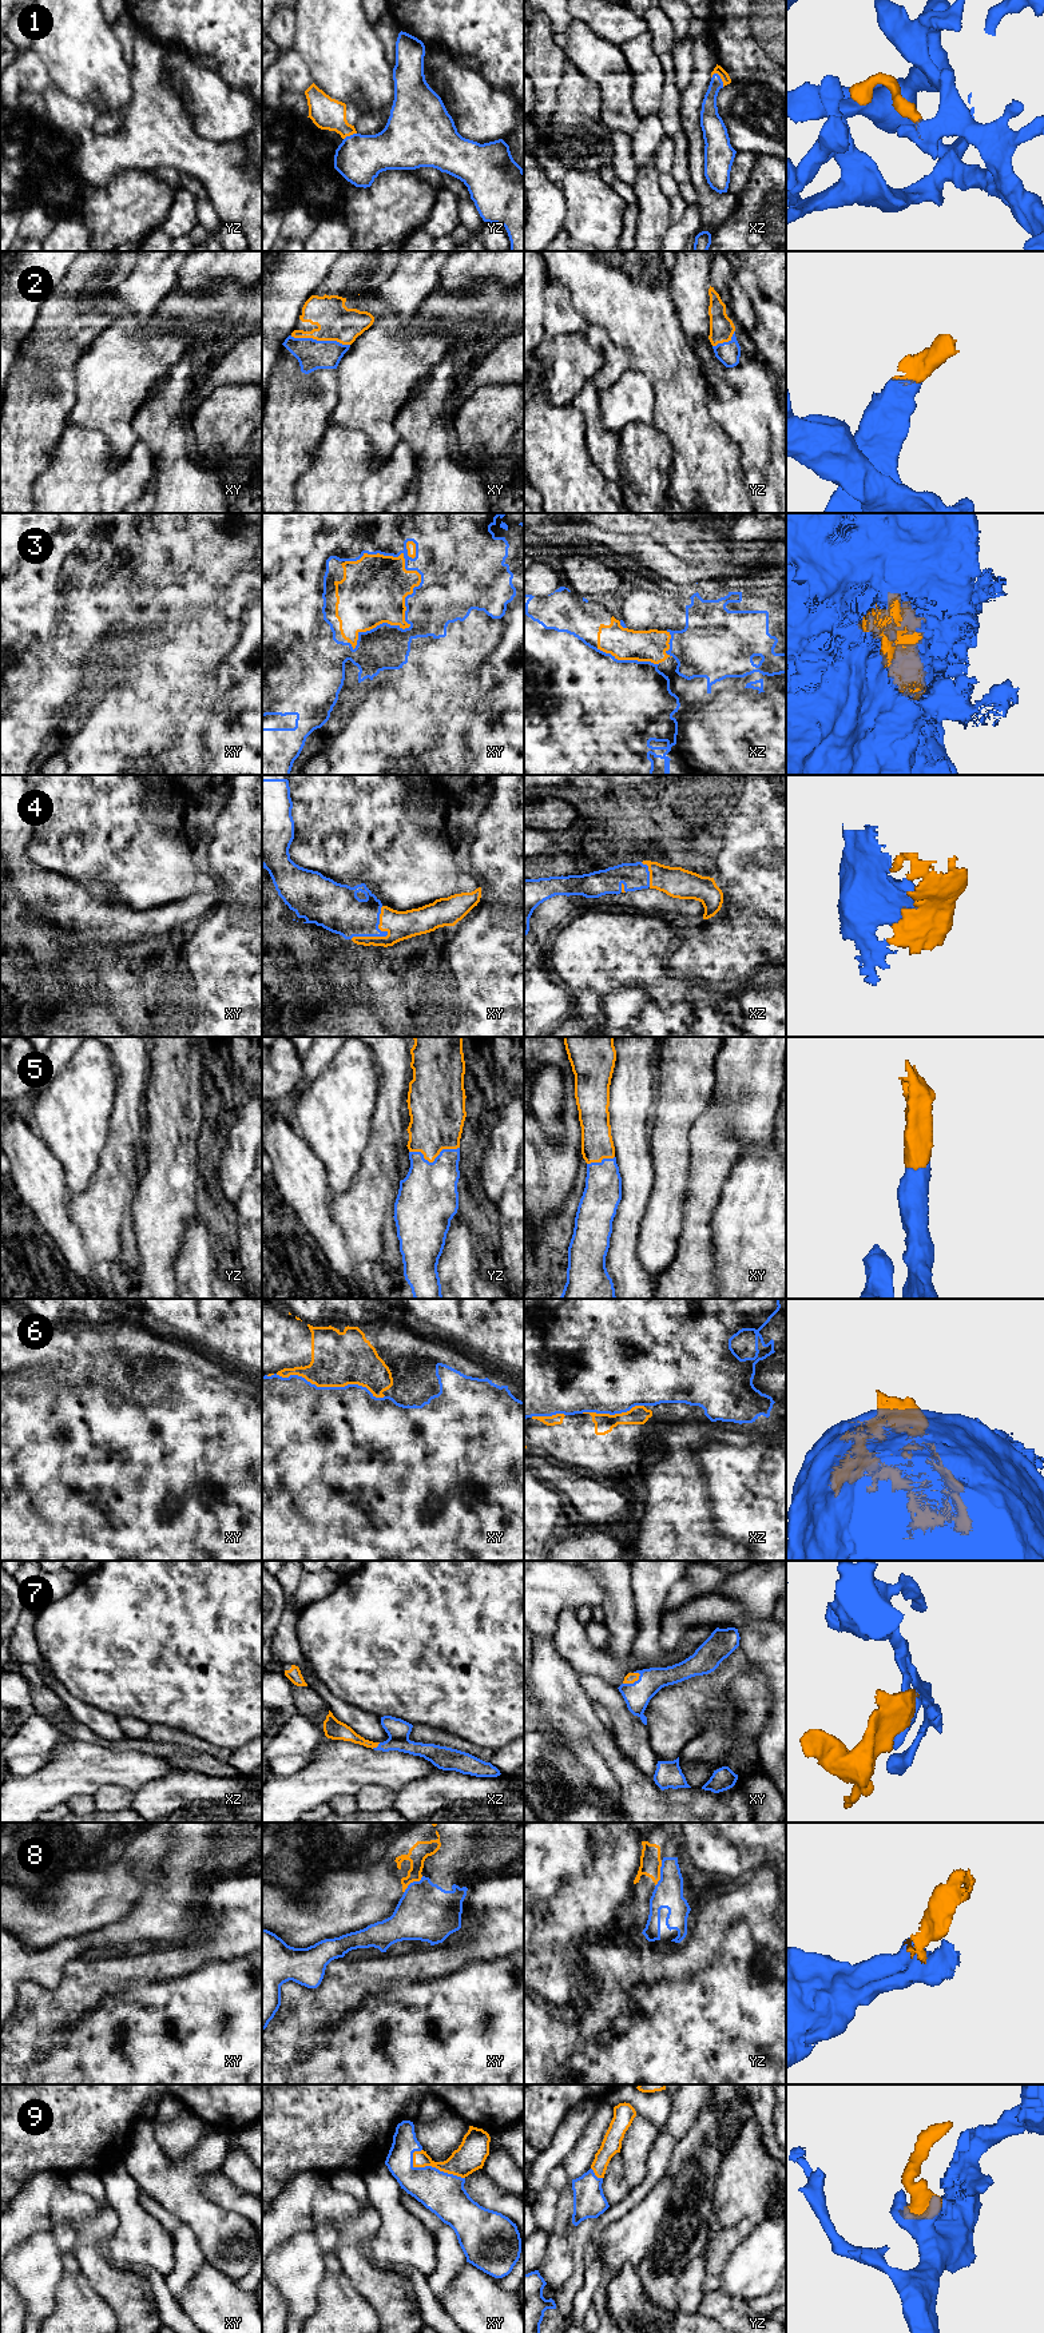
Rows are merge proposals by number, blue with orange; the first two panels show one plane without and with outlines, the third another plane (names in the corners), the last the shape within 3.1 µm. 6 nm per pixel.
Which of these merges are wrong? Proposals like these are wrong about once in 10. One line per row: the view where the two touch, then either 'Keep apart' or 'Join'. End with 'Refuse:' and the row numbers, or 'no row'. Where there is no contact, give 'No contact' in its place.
1: Touches blue in xz. Join
2: Touches blue in xy. Join
3: Touches blue in xy. Join
4: Touches blue in xy. Join
5: Touches blue in yz. Join
6: Touches blue in xy. Join
7: Touches blue in xy. Join
8: Touches blue in yz. Keep apart
9: Touches blue in xy. Join
Refuse: 8

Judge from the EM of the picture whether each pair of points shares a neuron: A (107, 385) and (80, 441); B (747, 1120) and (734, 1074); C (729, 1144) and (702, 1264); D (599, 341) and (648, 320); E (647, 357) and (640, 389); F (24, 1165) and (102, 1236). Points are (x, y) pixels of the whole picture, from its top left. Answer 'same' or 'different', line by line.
A: different
B: same
C: same
D: different
E: different
F: different

